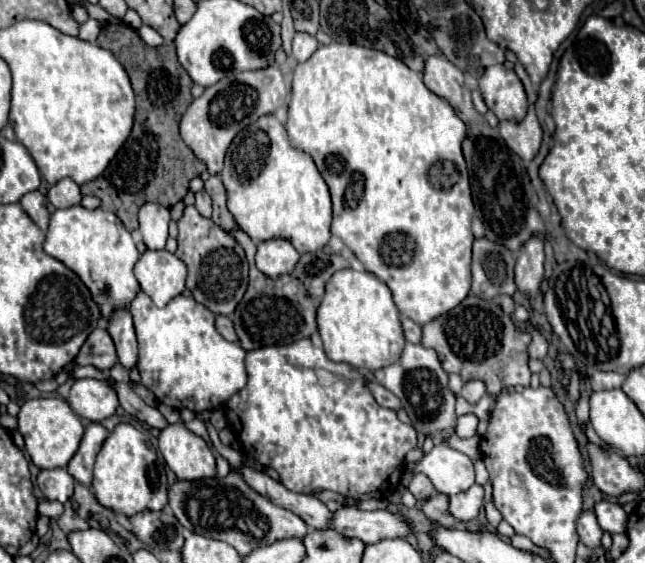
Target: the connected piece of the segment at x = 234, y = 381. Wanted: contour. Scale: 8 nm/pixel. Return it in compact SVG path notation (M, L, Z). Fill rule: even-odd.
M139 293L135 301L129 305L129 311L133 315L137 341L139 341L139 375L141 383L157 397L159 403L165 403L175 409L191 409L195 413L211 411L223 403L237 391L241 391L247 383L245 375L245 349L239 343L231 343L221 337L221 333L215 327L215 315L207 307L201 307L193 297L179 295L171 299L165 307L157 307L149 295Z

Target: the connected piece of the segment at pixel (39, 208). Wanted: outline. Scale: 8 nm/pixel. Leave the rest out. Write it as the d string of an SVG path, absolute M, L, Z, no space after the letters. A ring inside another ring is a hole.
M33 191L33 193L27 193L23 199L21 199L21 207L25 209L25 213L43 229L47 231L47 225L49 225L49 211L47 211L47 199L41 191Z

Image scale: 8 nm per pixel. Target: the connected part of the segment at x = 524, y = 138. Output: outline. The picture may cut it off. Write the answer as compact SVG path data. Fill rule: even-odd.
M529 105L525 119L519 123L501 121L499 133L515 155L519 155L523 161L531 161L541 145L541 127L535 115L535 105Z

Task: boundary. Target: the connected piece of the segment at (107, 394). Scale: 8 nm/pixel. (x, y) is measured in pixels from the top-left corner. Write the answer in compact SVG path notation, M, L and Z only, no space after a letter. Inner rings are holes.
M77 379L67 397L71 409L87 421L103 421L119 407L117 393L97 379Z

